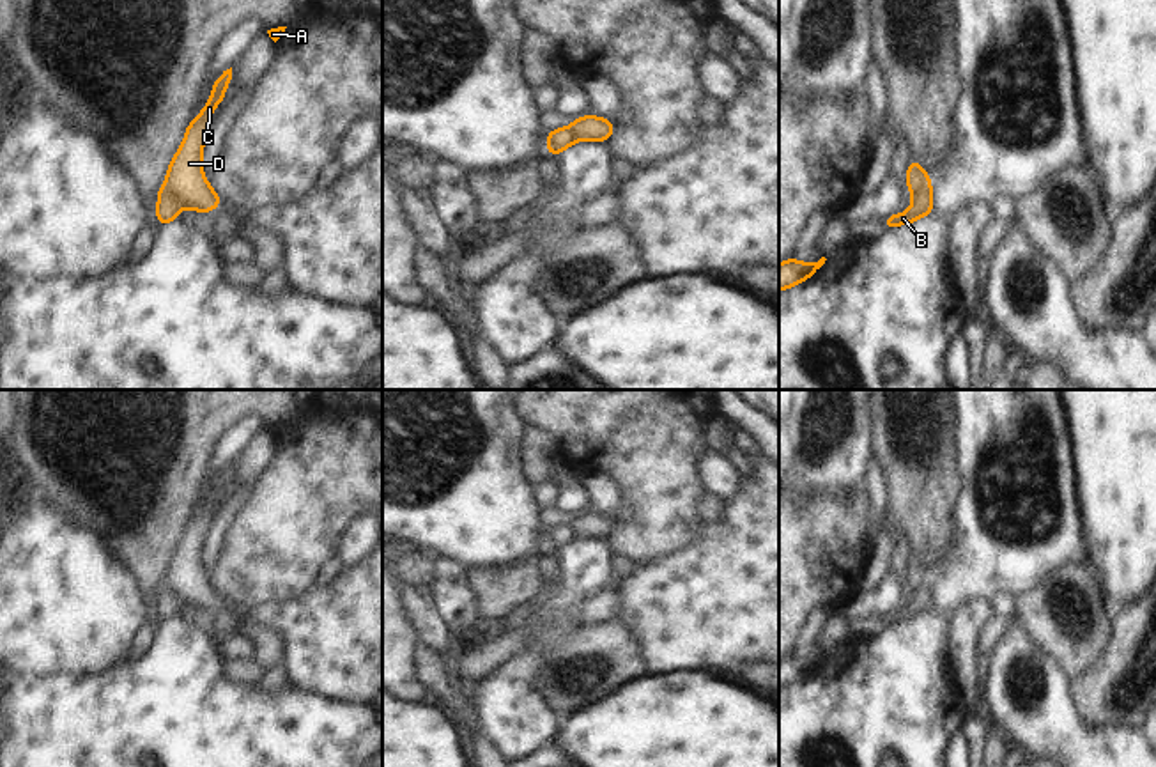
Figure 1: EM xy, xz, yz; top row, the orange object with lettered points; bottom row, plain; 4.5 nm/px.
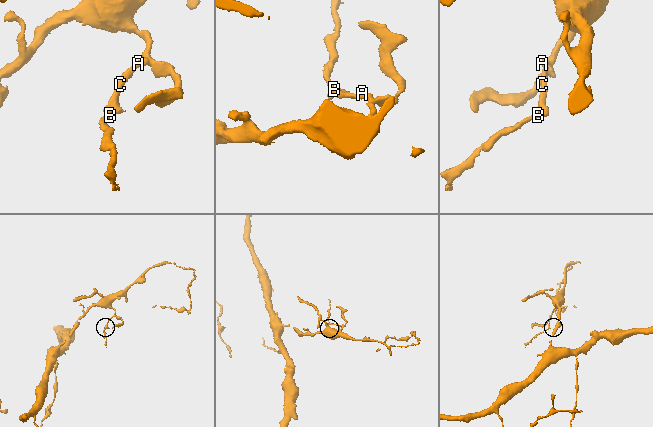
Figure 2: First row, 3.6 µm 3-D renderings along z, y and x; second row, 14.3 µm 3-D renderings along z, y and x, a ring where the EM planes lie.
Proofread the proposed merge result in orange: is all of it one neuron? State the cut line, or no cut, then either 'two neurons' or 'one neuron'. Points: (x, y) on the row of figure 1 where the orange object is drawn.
xy (165, 183), (181, 206) | two neurons

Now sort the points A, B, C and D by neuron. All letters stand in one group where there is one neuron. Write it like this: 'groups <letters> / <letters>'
groups A C D / B

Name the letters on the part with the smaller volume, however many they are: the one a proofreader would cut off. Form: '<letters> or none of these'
B

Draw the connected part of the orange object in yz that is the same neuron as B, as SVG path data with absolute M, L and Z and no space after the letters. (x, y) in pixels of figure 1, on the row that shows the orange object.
M931 182L922 186L922 190L912 198L910 209L905 214L892 214L883 220L883 227L889 230L898 225L910 225L921 216L933 214L933 193Z

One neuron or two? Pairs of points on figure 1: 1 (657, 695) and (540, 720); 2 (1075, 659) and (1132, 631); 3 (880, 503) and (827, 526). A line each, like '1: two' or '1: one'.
1: two
2: two
3: two

